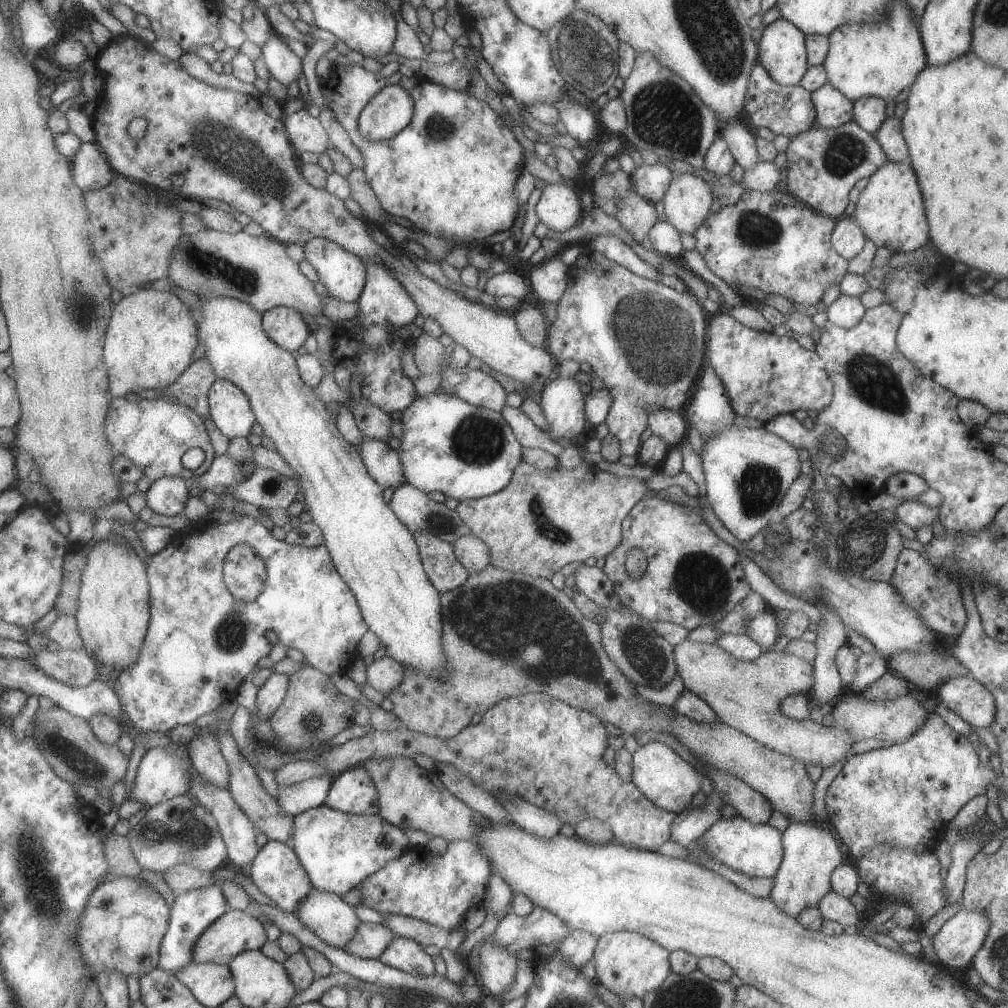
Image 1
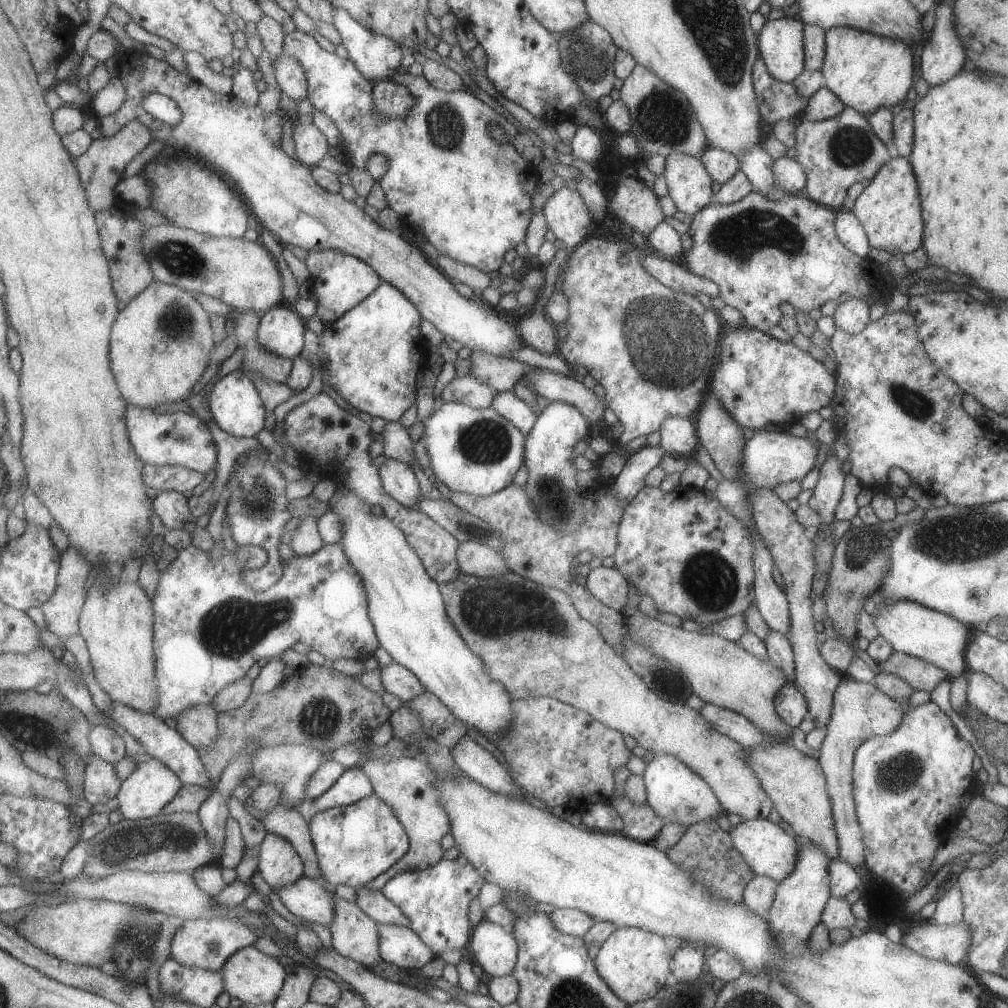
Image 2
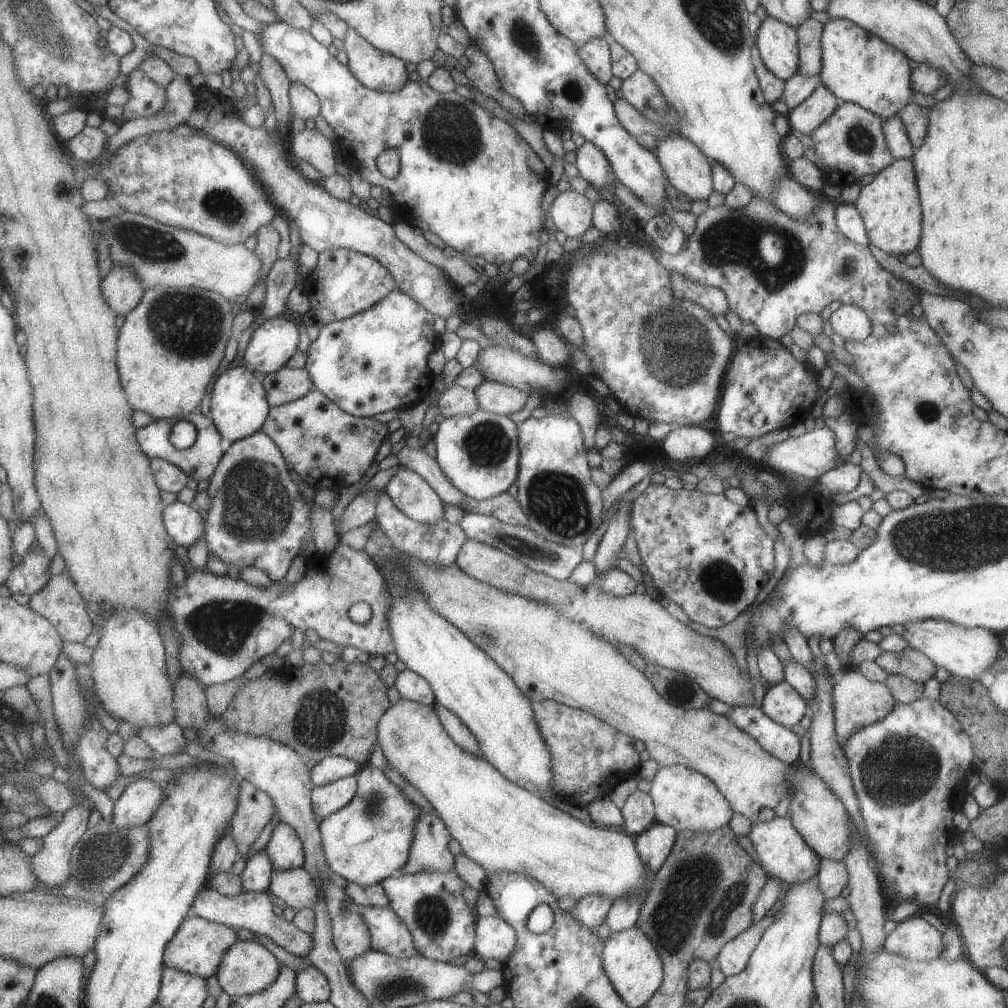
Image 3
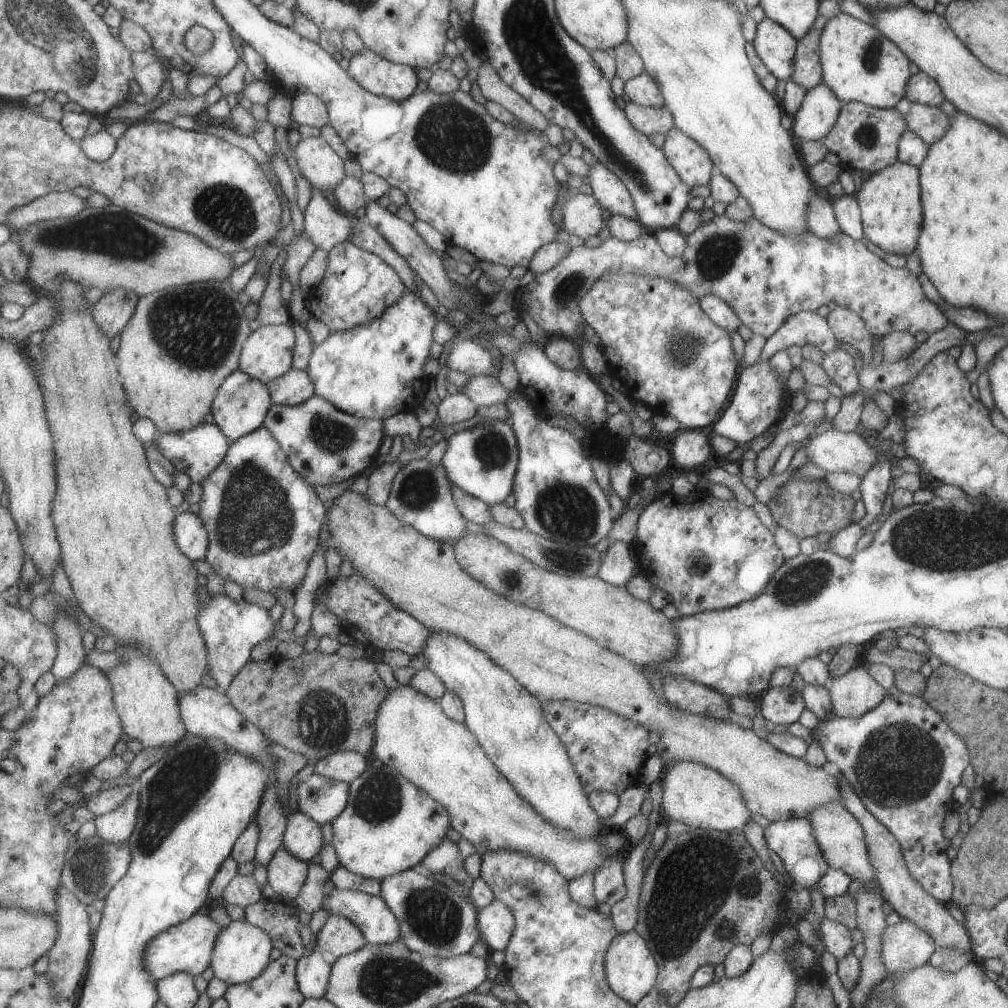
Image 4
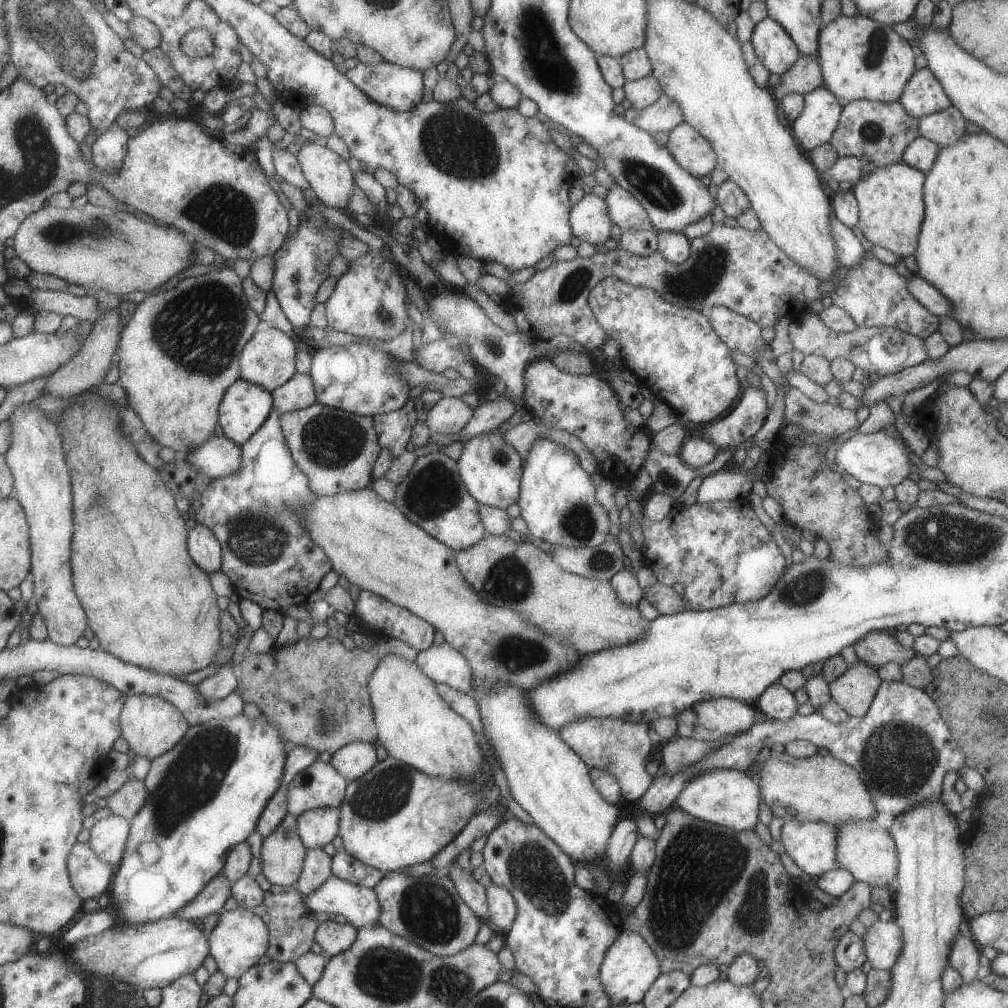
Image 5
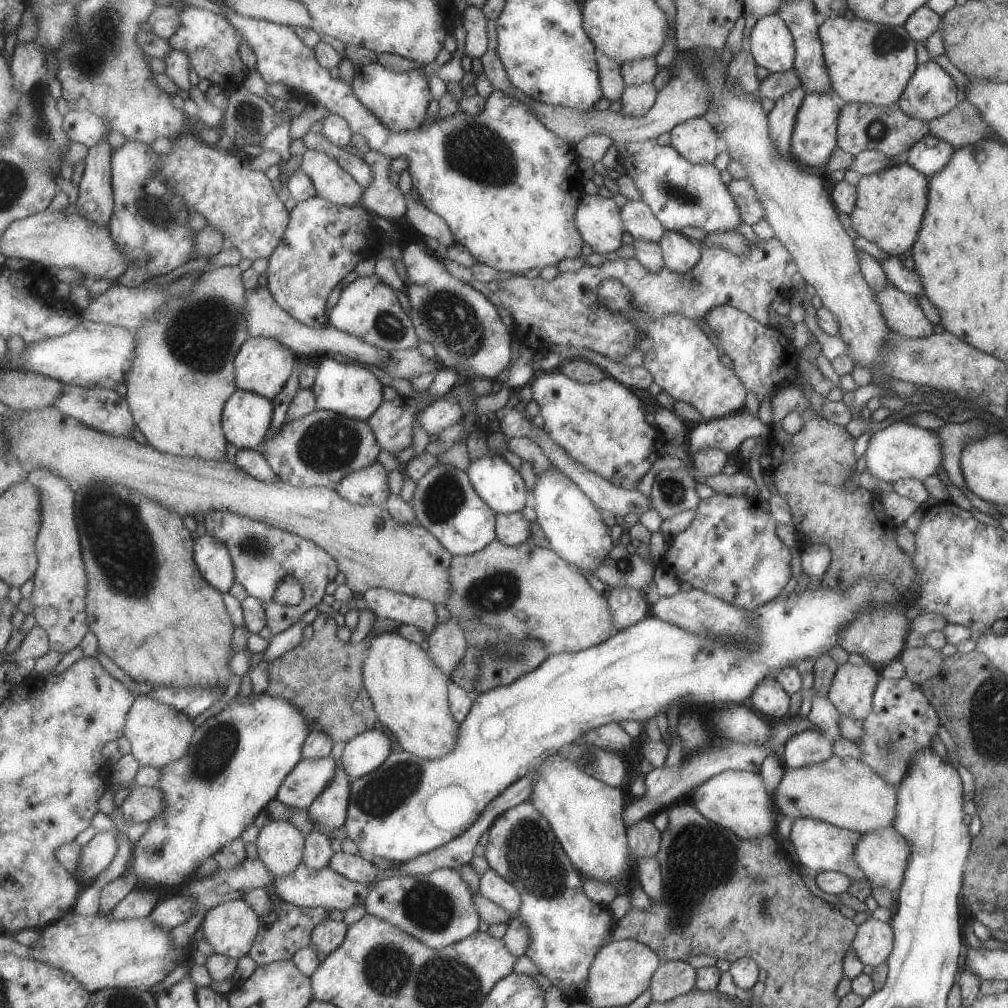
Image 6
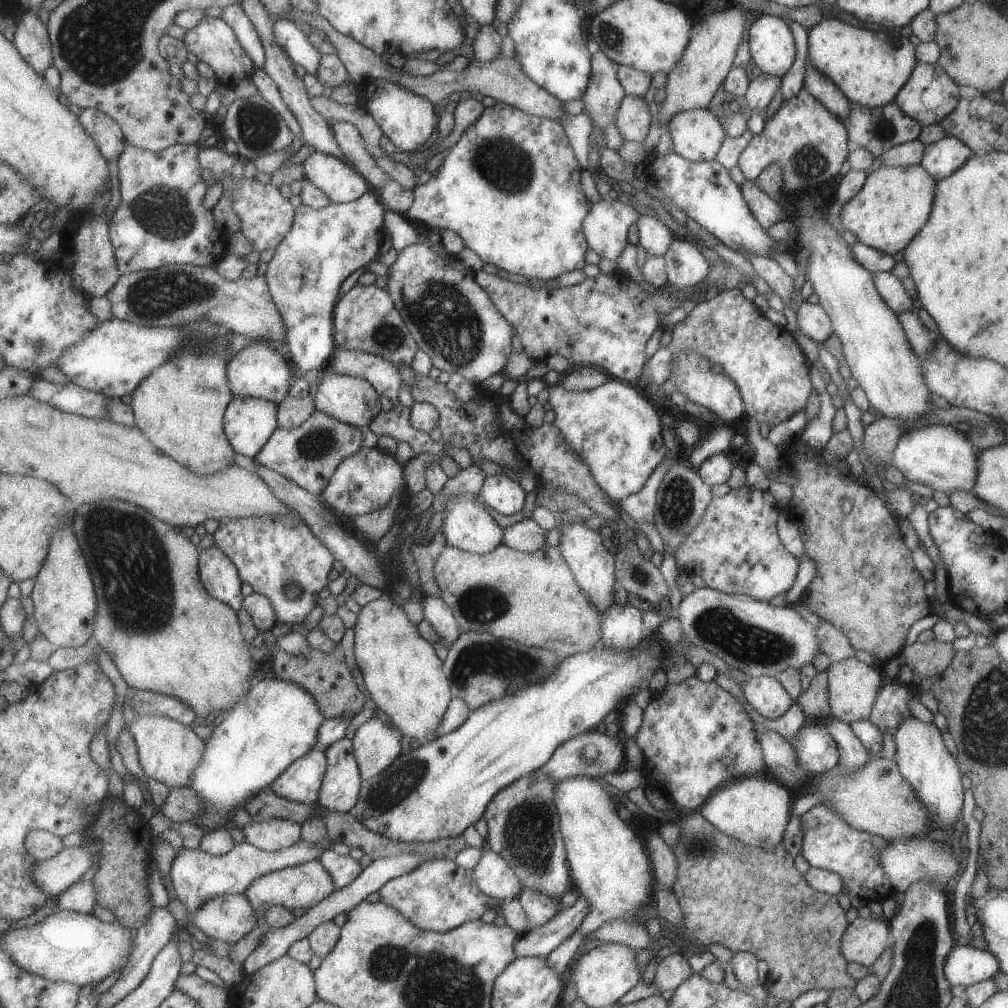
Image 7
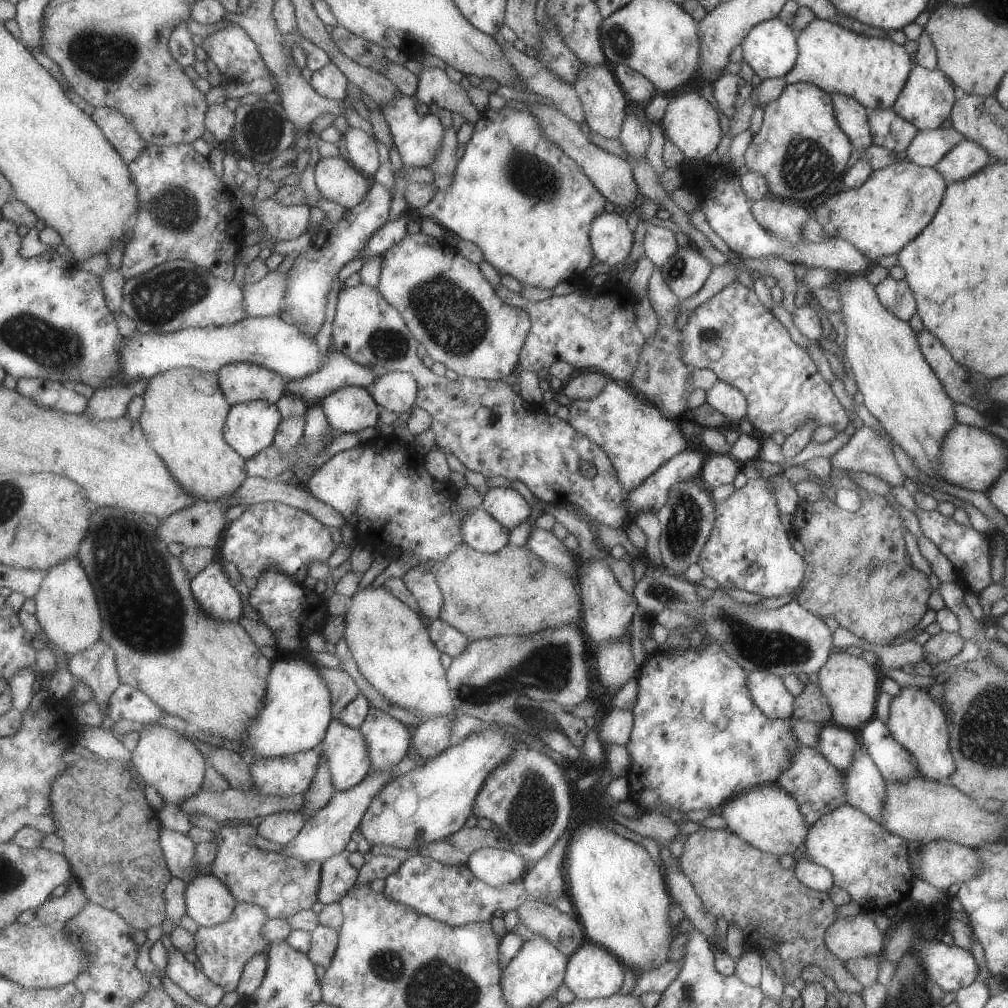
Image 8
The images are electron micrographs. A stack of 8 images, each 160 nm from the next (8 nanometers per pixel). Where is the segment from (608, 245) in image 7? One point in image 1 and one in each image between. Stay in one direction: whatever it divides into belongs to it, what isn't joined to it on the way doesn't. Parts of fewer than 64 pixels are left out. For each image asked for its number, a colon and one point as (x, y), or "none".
1: (558, 208)
2: (566, 216)
3: (570, 212)
4: (582, 215)
5: (588, 219)
6: (598, 220)

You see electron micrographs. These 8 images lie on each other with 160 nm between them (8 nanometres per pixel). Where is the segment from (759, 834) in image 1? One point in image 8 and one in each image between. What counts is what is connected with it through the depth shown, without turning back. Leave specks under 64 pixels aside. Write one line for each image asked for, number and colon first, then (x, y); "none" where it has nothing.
2: (764, 847)
3: (781, 852)
4: (792, 840)
5: (811, 845)
6: (819, 846)
7: (828, 842)
8: (869, 864)

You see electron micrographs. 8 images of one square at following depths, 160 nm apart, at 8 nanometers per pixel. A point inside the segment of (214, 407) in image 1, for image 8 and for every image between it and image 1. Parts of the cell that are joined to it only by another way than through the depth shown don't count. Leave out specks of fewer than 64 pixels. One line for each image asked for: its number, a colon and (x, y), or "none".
2: (237, 407)
3: (240, 408)
4: (241, 407)
5: (247, 406)
6: (248, 417)
7: (250, 422)
8: (252, 426)

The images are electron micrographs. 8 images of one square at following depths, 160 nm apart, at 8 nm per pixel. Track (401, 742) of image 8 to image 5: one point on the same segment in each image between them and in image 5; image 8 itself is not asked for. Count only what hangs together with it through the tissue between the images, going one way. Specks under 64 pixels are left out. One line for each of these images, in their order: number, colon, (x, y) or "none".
5: (354, 760)
6: (367, 751)
7: (375, 747)

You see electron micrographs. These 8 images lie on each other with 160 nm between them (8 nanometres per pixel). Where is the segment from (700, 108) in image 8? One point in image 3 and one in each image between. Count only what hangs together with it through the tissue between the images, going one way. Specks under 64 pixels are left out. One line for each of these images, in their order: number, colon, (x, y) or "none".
3: (687, 170)
4: (692, 164)
5: (692, 152)
6: (695, 139)
7: (696, 134)

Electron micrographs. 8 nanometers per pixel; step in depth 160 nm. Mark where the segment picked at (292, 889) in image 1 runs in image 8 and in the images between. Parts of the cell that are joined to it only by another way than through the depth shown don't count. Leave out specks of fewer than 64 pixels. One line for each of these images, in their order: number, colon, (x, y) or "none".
2: (279, 864)
3: (285, 848)
4: (304, 838)
5: (317, 828)
6: (329, 811)
7: (341, 789)
8: (344, 747)

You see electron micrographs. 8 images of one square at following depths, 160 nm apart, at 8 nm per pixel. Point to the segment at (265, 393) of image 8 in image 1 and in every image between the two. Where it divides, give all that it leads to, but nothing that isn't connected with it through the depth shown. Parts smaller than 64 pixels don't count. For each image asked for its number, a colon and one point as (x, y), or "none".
1: (286, 326)
2: (282, 331)
3: (275, 342)
4: (268, 354)
5: (269, 360)
6: (264, 365)
7: (261, 371)

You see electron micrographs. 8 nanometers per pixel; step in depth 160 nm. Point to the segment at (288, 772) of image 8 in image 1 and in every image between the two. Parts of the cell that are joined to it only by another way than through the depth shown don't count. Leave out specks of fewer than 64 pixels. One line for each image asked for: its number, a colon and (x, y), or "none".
1: (353, 792)
2: (353, 786)
3: (326, 800)
4: (322, 798)
5: (320, 786)
6: (310, 778)
7: (302, 782)

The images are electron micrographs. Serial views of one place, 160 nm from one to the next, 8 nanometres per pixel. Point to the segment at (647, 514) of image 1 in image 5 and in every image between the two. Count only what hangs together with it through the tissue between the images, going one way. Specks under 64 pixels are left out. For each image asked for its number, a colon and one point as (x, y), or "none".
2: (681, 550)
3: (709, 556)
4: (707, 554)
5: (719, 551)

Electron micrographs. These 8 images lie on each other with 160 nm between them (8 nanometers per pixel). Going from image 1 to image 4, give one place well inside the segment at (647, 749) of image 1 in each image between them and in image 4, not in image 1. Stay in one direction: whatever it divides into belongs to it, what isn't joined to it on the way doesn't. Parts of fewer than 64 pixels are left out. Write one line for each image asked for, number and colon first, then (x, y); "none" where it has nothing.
2: (676, 794)
3: (684, 799)
4: (696, 795)

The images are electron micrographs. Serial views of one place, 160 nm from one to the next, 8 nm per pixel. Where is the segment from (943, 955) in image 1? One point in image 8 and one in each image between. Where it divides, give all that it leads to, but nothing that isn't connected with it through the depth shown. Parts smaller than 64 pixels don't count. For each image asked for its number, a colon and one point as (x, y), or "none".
2: (949, 944)
3: (913, 938)
4: (904, 946)
5: (882, 941)
6: (872, 942)
7: (864, 939)
8: (852, 937)

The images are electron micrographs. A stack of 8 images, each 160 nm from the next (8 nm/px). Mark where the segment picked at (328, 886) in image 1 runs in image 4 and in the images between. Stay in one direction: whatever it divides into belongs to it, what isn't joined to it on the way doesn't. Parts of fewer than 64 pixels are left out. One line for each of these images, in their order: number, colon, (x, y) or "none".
2: (356, 843)
3: (367, 841)
4: (389, 825)

